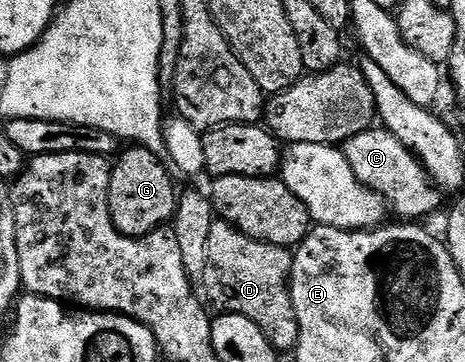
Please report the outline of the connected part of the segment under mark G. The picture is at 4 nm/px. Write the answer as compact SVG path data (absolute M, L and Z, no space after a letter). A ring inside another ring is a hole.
M131 145L114 160L111 168L111 180L109 181L109 213L116 229L130 239L140 239L149 233L166 228L175 218L177 206L177 190L171 180L168 164L159 160L160 156L148 147Z

